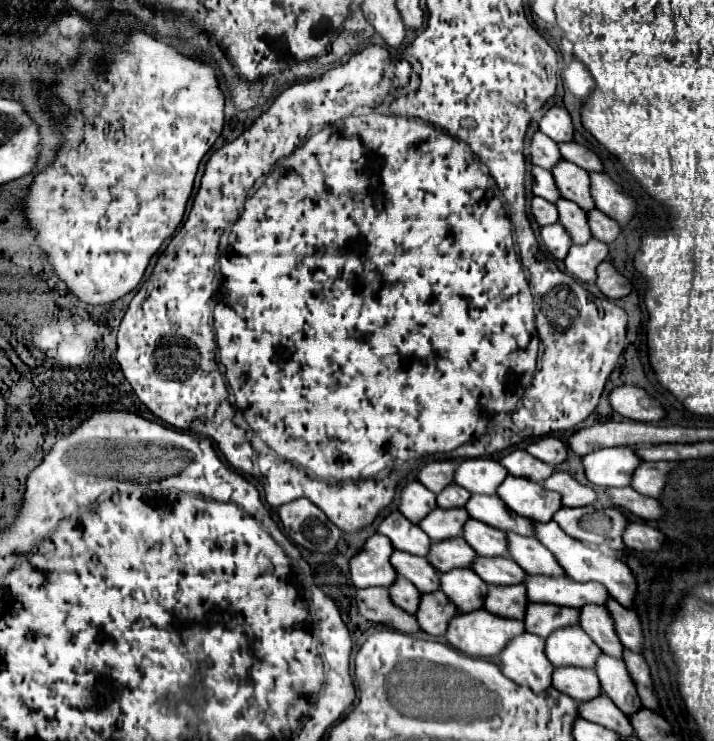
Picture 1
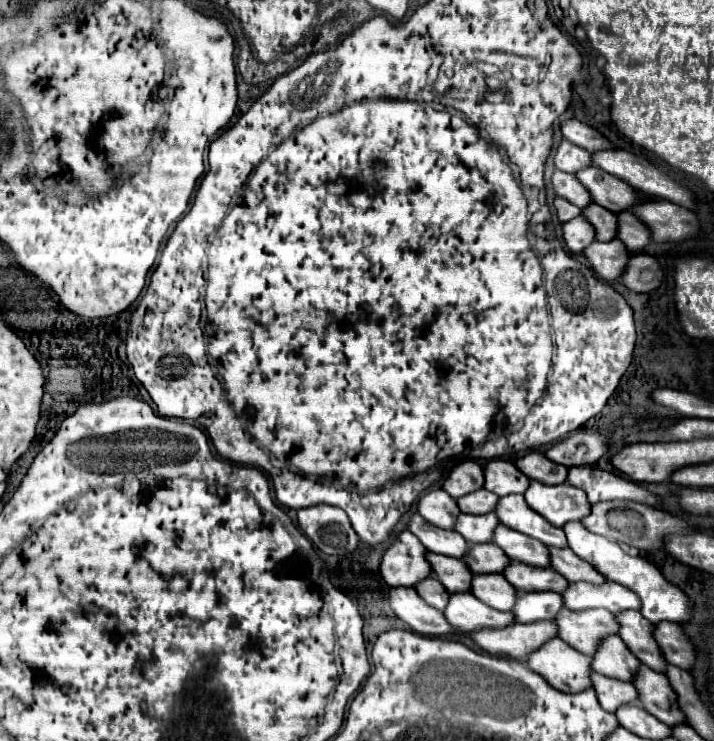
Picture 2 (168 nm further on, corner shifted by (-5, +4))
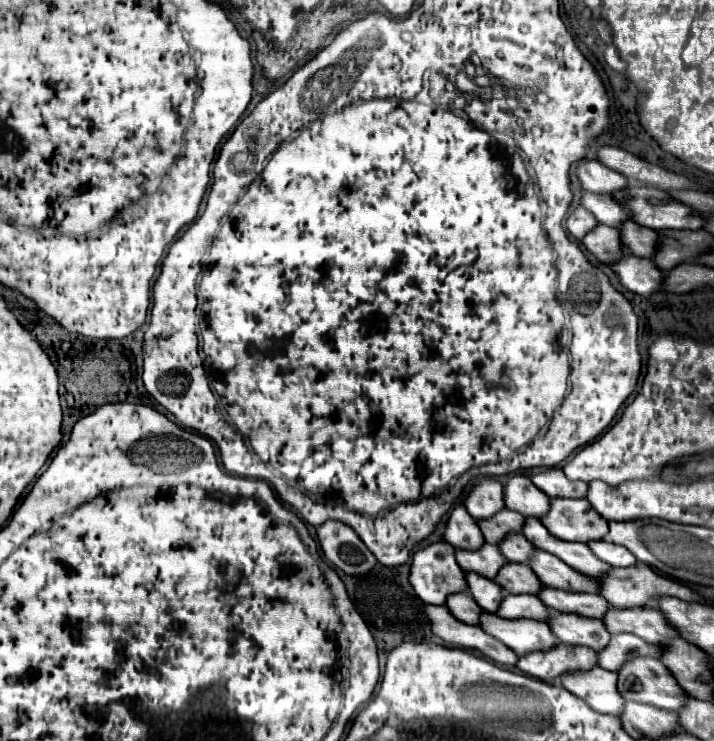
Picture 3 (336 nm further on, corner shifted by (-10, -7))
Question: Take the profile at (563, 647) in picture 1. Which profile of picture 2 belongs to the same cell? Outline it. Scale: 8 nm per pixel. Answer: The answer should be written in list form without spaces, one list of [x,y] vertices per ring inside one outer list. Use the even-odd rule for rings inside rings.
[[[607,636],[593,656],[593,670],[607,678],[631,682],[641,666],[641,660],[633,656],[627,644],[619,636]]]

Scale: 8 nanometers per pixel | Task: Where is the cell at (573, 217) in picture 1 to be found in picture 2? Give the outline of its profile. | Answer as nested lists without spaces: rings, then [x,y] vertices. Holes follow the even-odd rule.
[[[591,204],[589,208],[583,210],[583,214],[589,218],[589,222],[595,226],[597,240],[613,240],[617,236],[617,214],[609,212],[607,208],[599,204]]]

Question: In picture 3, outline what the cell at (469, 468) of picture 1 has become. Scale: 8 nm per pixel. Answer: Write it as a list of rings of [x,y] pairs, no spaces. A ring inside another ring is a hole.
[[[512,475],[504,483],[504,505],[524,517],[542,517],[548,511],[548,501],[550,497],[538,491],[526,475]]]

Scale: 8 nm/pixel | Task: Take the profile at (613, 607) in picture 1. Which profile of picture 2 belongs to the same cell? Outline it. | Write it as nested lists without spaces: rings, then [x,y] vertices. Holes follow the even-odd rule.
[[[673,622],[657,624],[655,638],[669,664],[679,666],[683,670],[693,670],[693,664],[697,660],[697,650],[679,624]]]

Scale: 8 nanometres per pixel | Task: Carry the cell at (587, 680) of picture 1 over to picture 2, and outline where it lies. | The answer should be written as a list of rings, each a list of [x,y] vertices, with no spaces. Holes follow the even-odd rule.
[[[593,672],[591,680],[593,680],[593,688],[597,692],[601,706],[611,714],[617,712],[619,706],[635,704],[639,700],[639,692],[637,692],[637,688],[633,688],[633,682],[609,680],[607,676],[601,676],[597,672]]]

